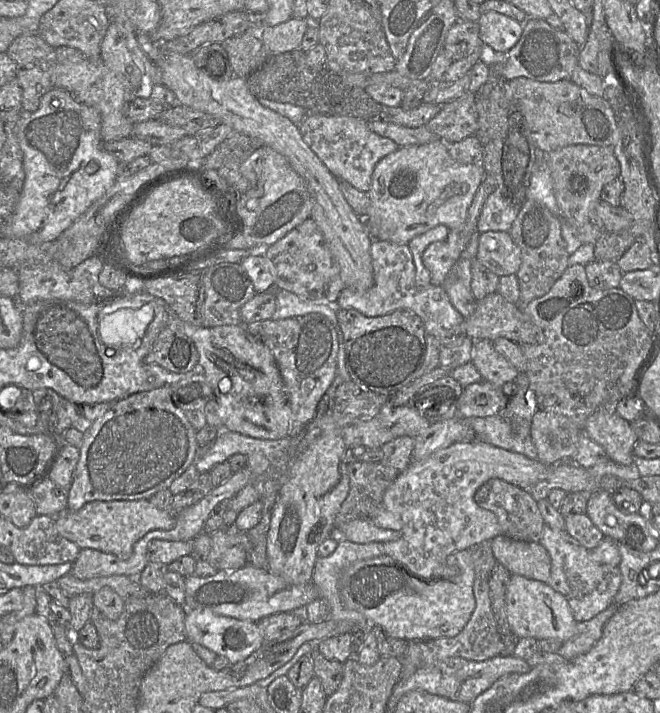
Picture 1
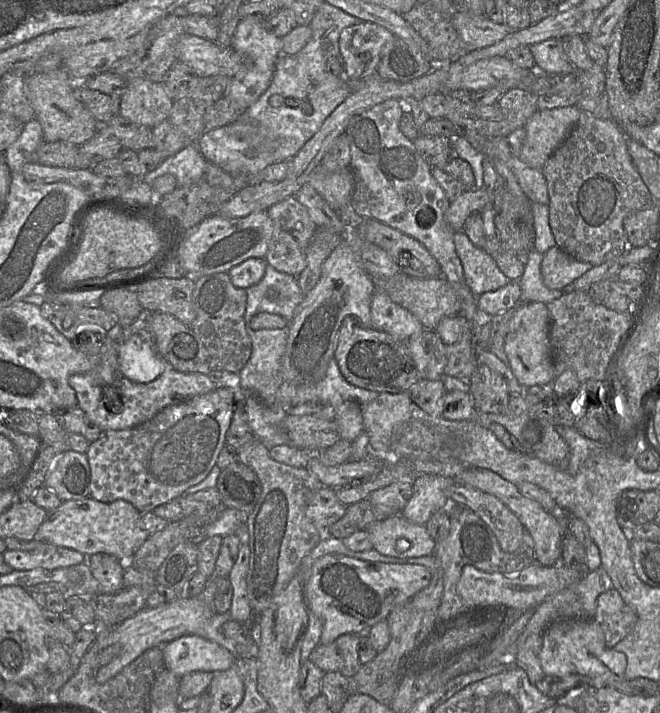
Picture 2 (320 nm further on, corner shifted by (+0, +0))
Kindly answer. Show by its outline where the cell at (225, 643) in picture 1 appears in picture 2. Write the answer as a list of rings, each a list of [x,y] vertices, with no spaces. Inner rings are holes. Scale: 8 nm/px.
[[[196,634],[168,642],[162,647],[162,652],[164,667],[177,677],[194,671],[226,671],[236,661],[226,648]]]

